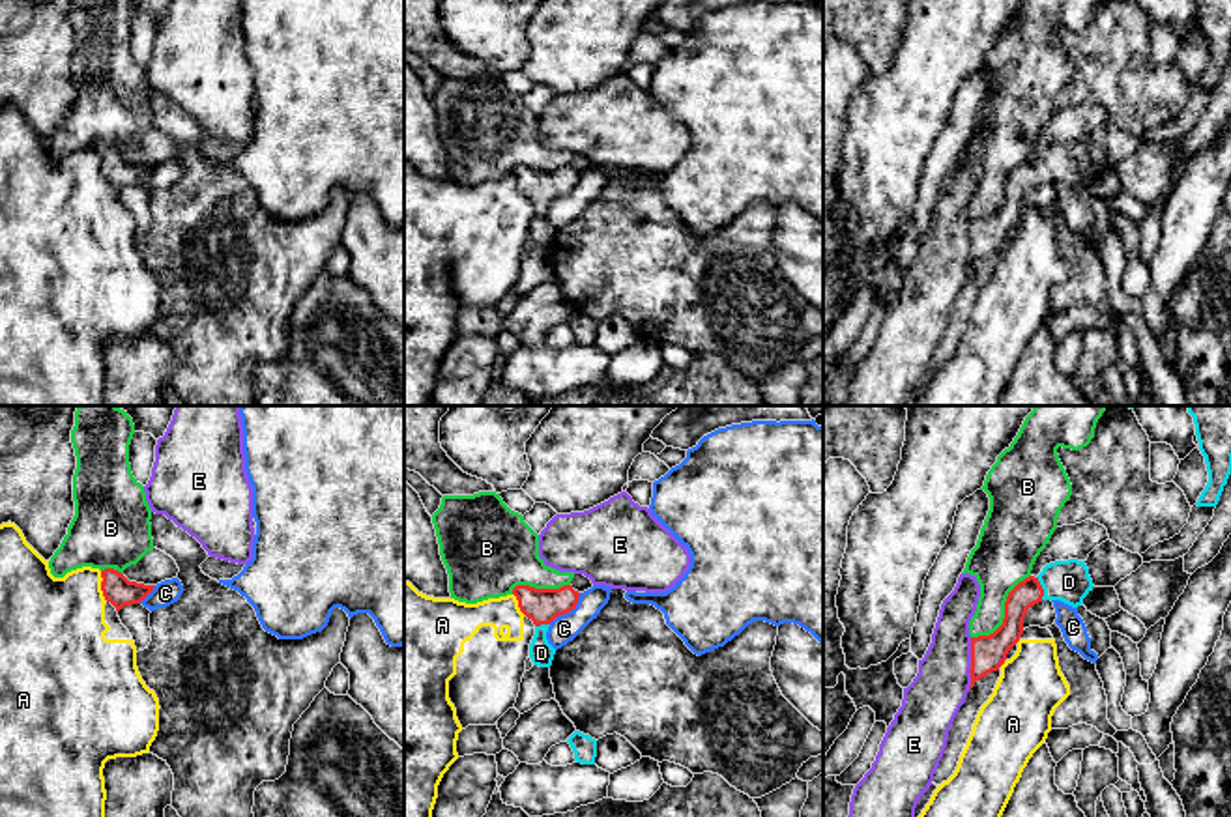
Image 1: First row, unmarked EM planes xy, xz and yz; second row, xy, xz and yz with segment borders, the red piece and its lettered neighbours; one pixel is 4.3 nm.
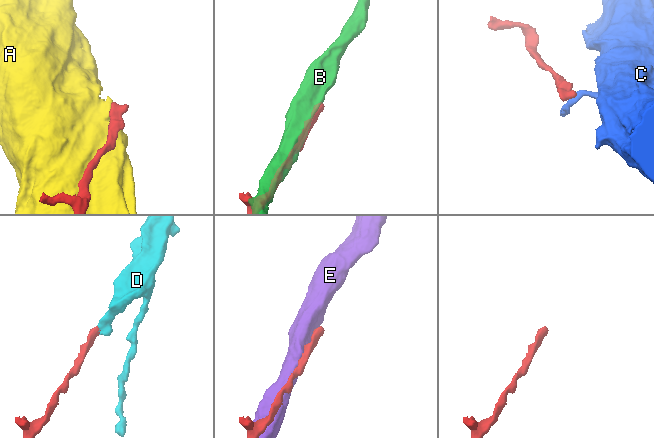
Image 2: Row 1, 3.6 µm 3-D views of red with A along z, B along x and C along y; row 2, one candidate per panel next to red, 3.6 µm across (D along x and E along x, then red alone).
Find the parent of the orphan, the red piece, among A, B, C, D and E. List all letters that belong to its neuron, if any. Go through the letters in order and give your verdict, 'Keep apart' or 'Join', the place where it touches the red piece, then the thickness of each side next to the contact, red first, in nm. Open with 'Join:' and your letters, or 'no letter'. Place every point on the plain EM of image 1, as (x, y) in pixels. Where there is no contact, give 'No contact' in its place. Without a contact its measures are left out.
Join: D
A: Keep apart. Touches red at xy (101, 167). Thickness 130 nm (red) against 400 nm
B: Keep apart. Touches red at yz (1005, 195). Thickness 160 nm (red) against 260 nm
C: Keep apart. Touches red at xz (567, 193). Thickness 150 nm (red) against 120 nm
D: Join. Touches red at yz (1041, 169). Thickness 120 nm (red) against 180 nm
E: Keep apart. Touches red at yz (971, 245). Thickness 160 nm (red) against 240 nm

